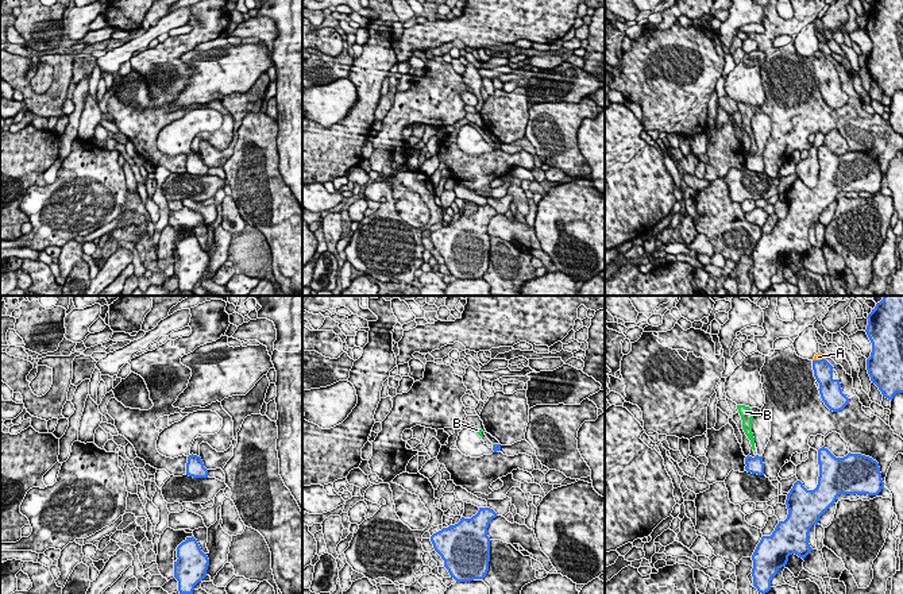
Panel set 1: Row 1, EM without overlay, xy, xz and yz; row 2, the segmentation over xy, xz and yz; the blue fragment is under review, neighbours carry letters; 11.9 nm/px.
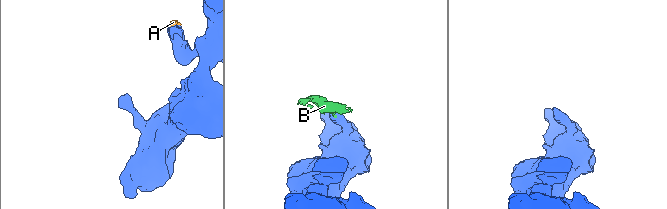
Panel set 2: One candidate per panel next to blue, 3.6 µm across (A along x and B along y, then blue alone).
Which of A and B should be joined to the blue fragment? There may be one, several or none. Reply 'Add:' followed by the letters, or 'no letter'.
Add: no letter

